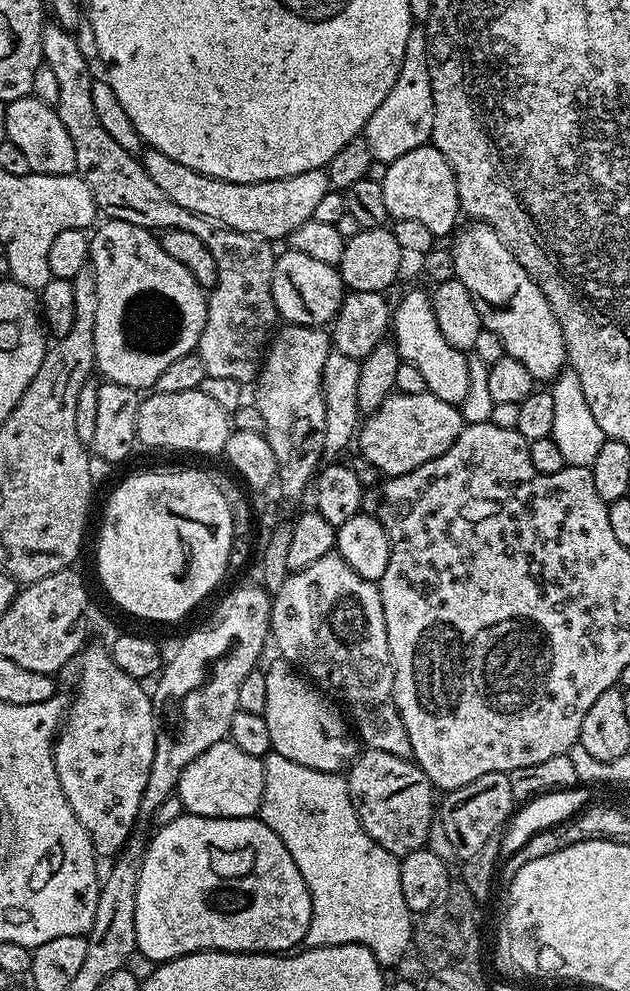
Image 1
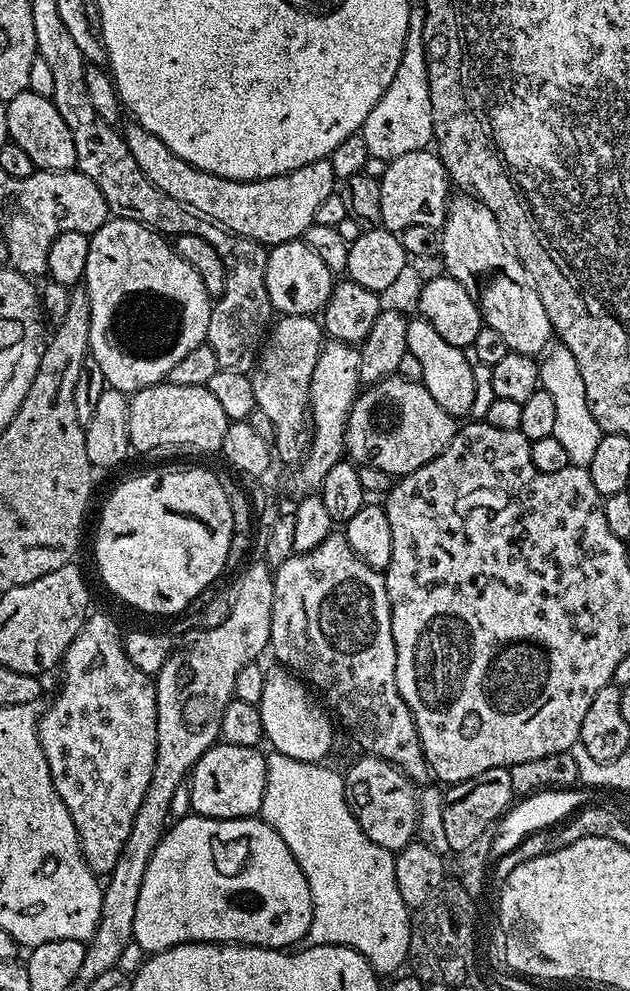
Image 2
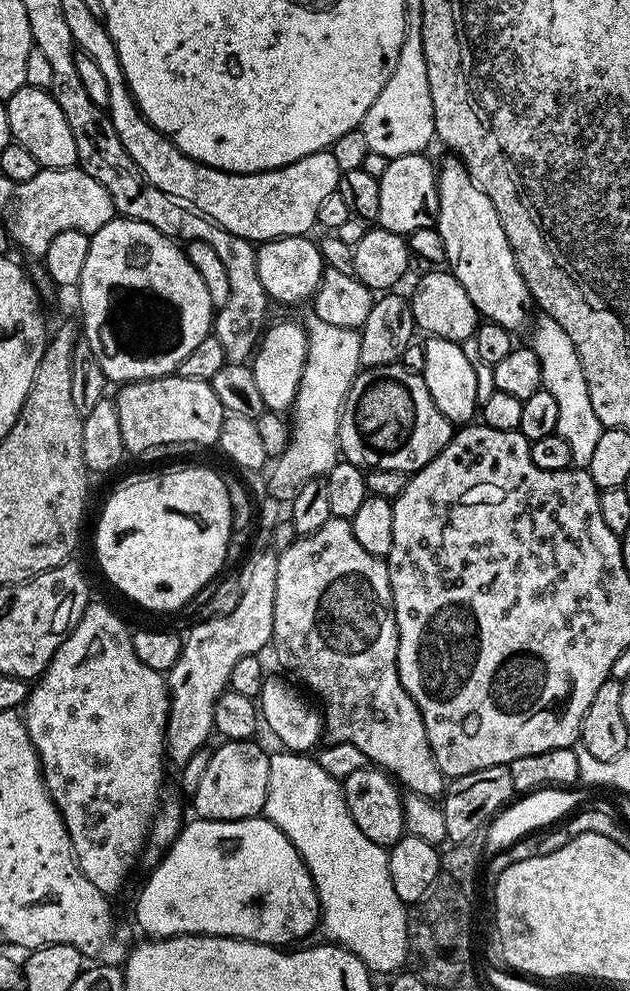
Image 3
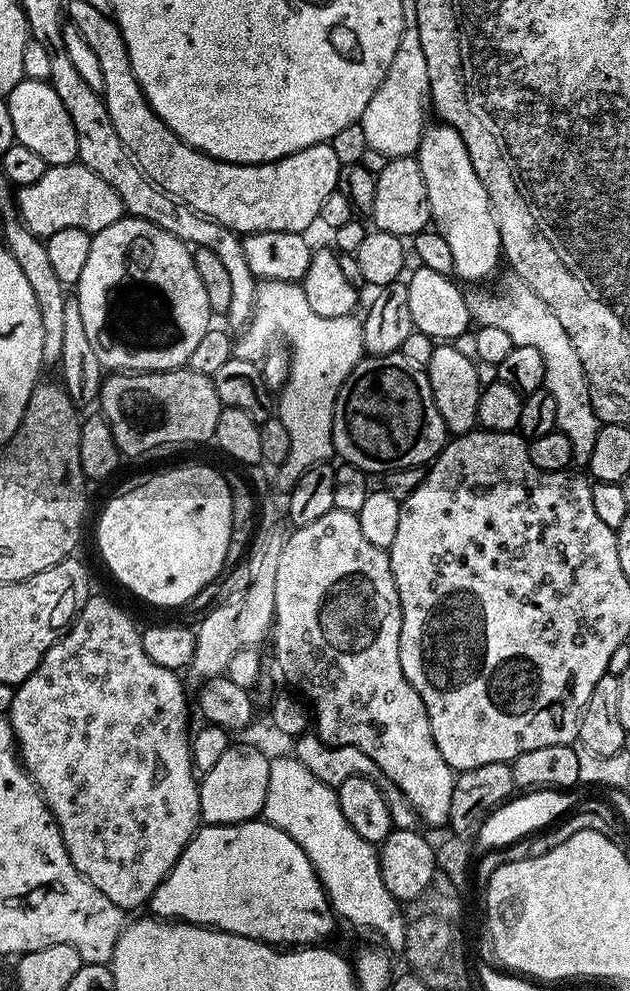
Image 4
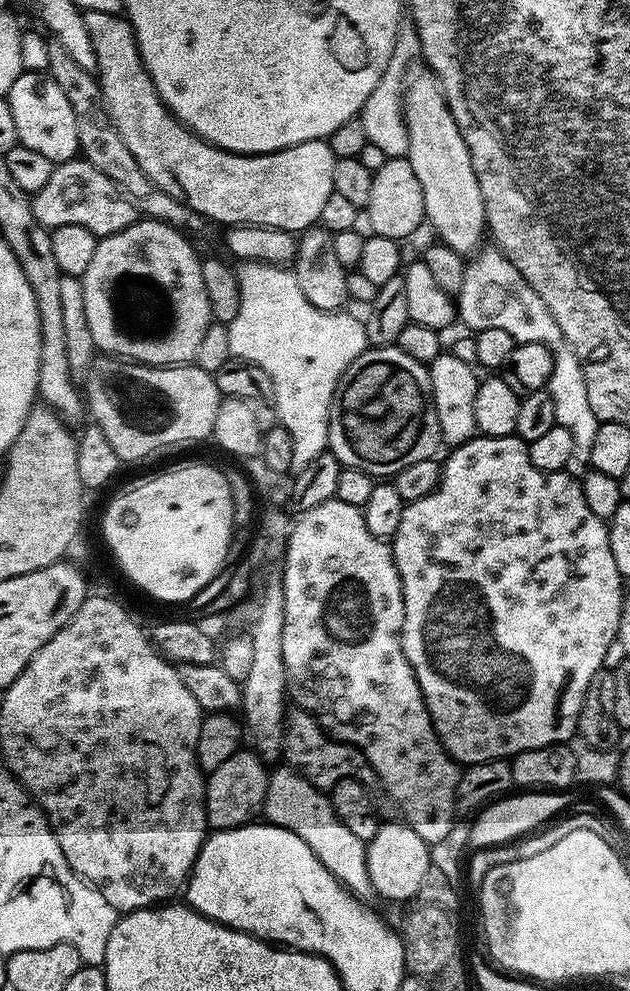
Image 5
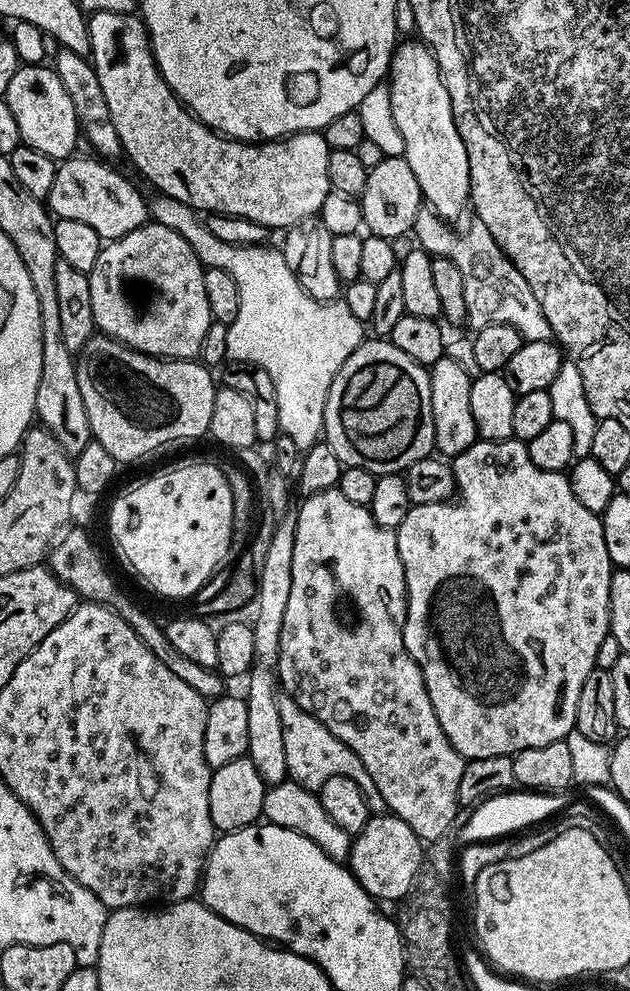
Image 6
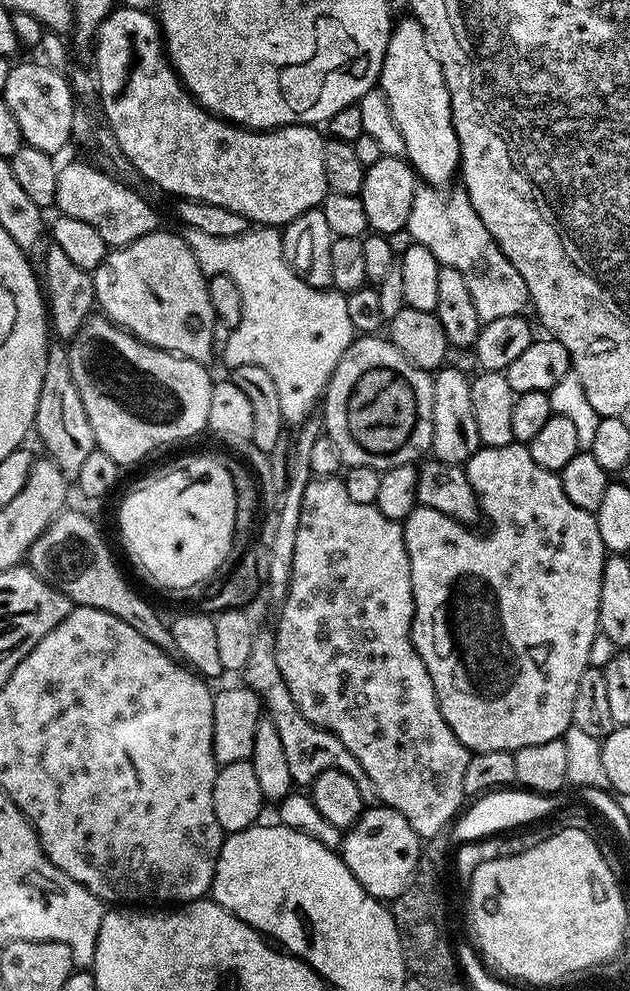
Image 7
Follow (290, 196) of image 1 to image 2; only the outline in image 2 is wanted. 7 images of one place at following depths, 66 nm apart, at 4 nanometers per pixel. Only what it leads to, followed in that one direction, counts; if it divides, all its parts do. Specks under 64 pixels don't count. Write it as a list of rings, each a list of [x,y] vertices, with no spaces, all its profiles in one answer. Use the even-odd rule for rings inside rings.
[[[135,122],[126,124],[122,128],[126,146],[130,150],[130,154],[134,154],[134,162],[138,162],[138,170],[142,170],[142,174],[151,184],[158,186],[158,190],[162,190],[170,198],[177,200],[179,204],[188,204],[194,210],[206,214],[229,232],[256,240],[265,246],[301,239],[304,231],[311,224],[316,223],[318,205],[325,198],[330,198],[330,194],[337,191],[338,188],[336,175],[328,159],[310,162],[298,170],[290,170],[286,174],[271,176],[265,180],[231,180],[190,166],[190,162],[178,158],[178,154],[171,152],[158,138],[154,138],[154,134],[150,134],[150,130],[146,130],[141,124]]]

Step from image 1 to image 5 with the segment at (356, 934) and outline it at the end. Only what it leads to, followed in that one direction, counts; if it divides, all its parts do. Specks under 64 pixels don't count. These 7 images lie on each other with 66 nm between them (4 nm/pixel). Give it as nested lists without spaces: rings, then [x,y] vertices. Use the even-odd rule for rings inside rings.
[[[287,766],[273,771],[268,777],[262,816],[267,823],[298,834],[298,838],[314,850],[314,858],[318,858],[318,862],[322,862],[322,866],[326,866],[326,870],[353,896],[364,898],[372,892],[370,874],[366,870],[365,840],[357,838],[346,826],[342,826],[331,799],[321,789],[306,782],[306,778]]]

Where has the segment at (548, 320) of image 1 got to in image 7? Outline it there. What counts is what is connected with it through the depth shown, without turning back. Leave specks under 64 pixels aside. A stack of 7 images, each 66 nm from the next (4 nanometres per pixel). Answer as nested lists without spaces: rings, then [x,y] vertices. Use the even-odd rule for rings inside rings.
[[[415,18],[407,19],[397,19],[392,25],[378,88],[390,106],[390,114],[402,134],[404,156],[415,168],[417,177],[432,184],[444,184],[457,175],[460,167],[460,147],[452,125],[450,94],[424,27]]]

